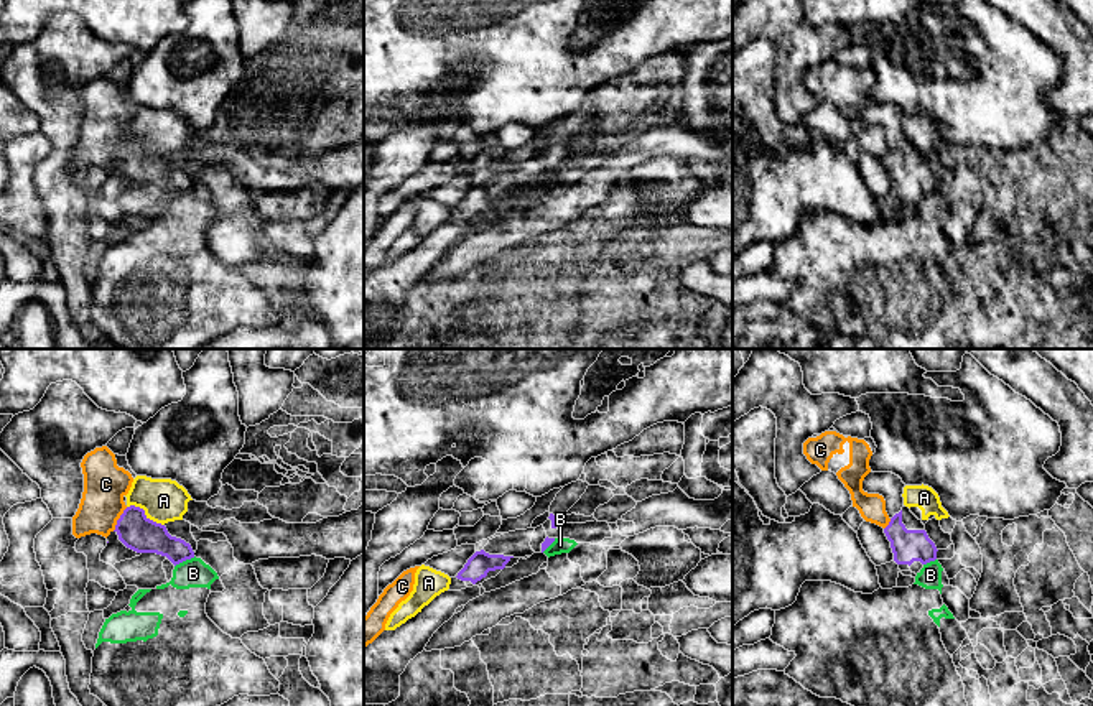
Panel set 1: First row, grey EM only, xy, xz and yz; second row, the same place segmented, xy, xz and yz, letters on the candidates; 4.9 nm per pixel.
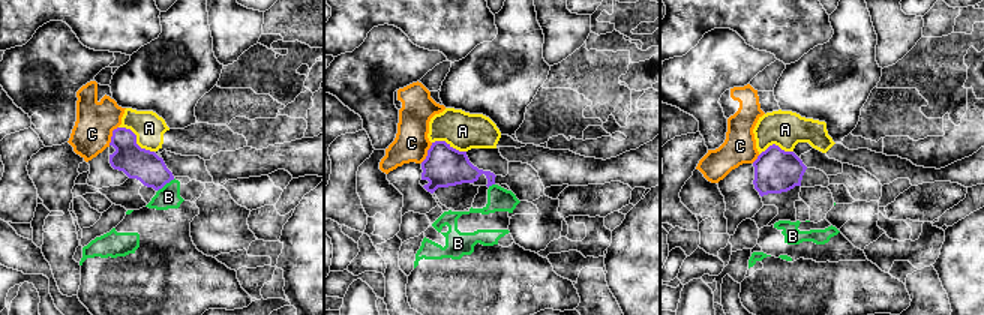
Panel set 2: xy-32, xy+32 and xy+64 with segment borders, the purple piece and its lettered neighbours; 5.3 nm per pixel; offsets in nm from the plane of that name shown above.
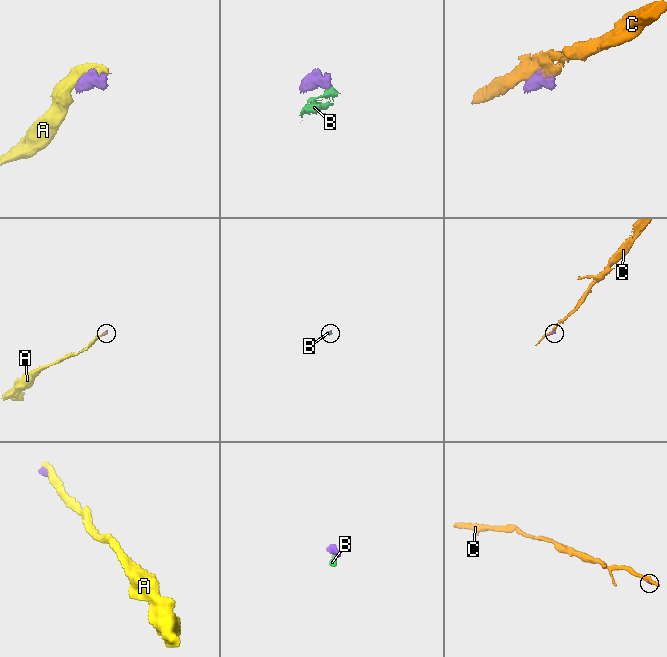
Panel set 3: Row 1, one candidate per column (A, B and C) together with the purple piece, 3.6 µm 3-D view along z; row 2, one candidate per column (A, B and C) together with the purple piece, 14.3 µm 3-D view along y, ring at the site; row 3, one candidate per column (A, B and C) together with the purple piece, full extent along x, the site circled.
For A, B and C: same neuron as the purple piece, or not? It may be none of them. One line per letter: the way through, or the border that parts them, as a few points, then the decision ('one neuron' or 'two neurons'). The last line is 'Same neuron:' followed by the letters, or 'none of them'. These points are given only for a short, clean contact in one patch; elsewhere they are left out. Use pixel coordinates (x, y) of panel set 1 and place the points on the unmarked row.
A: along xy (127, 137), (137, 137), (150, 150), (163, 157) | two neurons
B: along xy (195, 188), (175, 198) | two neurons
C: two neurons
Same neuron: none of them

